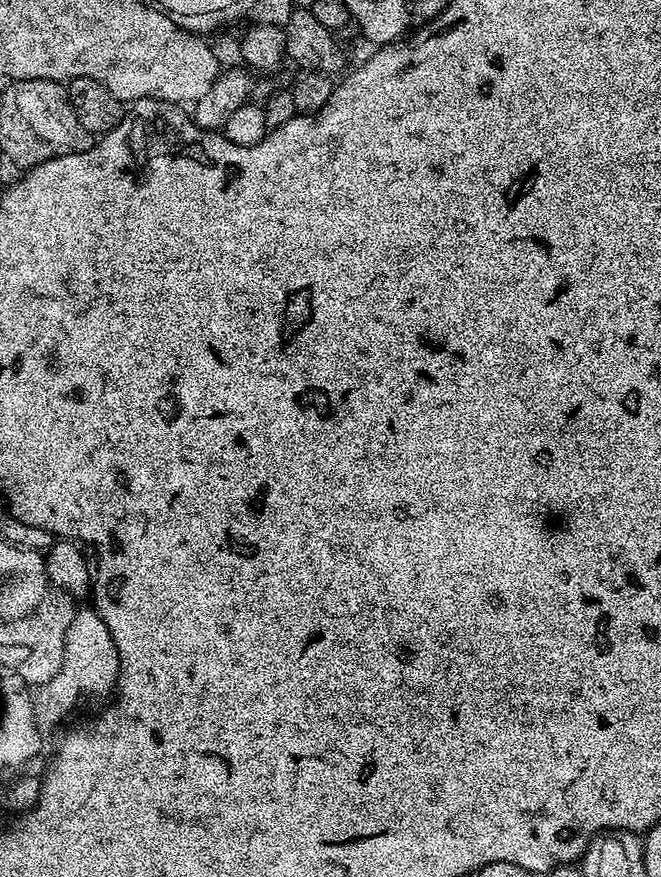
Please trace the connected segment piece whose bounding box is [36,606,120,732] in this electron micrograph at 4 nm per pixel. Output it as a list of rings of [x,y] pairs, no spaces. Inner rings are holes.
[[[89,606],[76,616],[76,624],[72,624],[72,636],[68,636],[68,664],[64,664],[64,676],[56,680],[56,696],[40,696],[40,700],[36,700],[36,720],[40,720],[40,728],[48,732],[48,728],[72,708],[72,700],[76,700],[80,688],[108,688],[108,684],[116,688],[112,676],[120,678],[118,646],[114,646],[114,638],[99,611]]]

